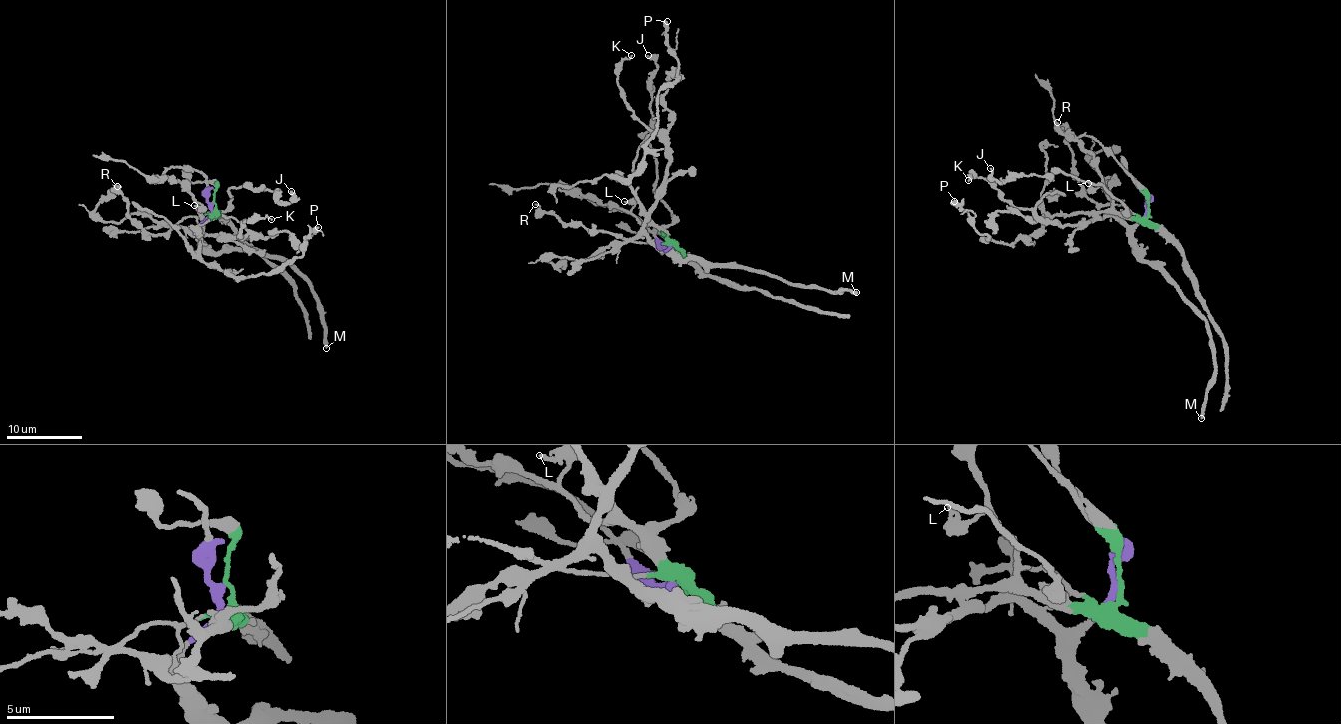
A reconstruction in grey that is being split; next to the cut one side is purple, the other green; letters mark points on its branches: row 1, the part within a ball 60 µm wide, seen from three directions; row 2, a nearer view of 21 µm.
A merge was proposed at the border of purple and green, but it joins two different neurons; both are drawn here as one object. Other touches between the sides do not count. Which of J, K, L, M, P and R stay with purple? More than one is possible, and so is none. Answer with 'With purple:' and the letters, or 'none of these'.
With purple: K, M, R

